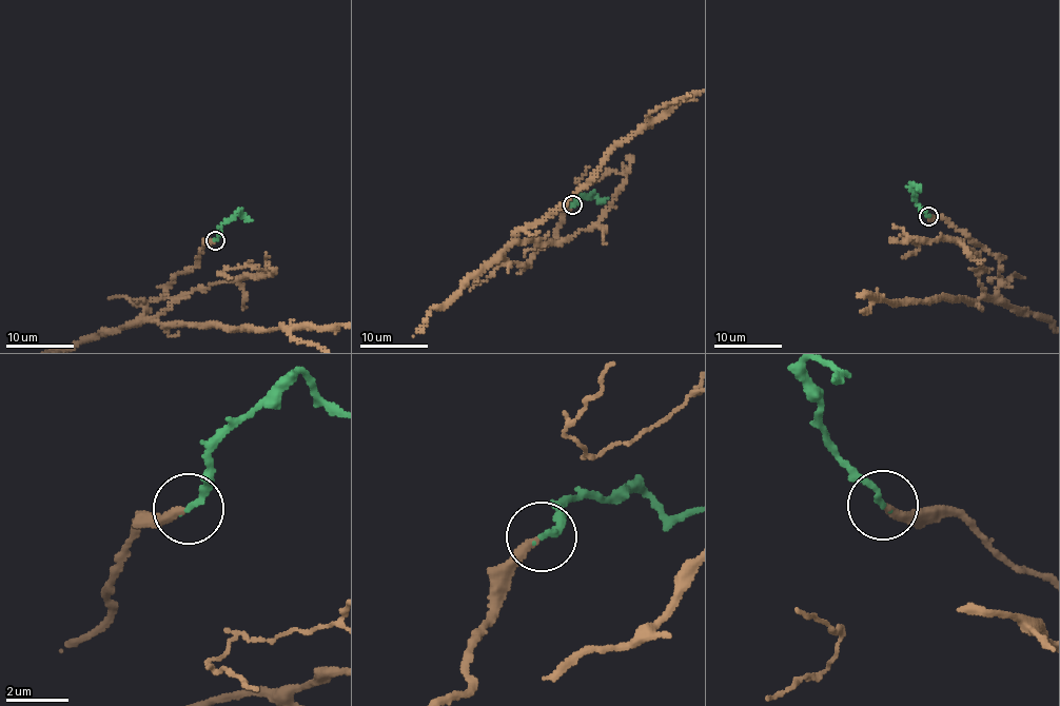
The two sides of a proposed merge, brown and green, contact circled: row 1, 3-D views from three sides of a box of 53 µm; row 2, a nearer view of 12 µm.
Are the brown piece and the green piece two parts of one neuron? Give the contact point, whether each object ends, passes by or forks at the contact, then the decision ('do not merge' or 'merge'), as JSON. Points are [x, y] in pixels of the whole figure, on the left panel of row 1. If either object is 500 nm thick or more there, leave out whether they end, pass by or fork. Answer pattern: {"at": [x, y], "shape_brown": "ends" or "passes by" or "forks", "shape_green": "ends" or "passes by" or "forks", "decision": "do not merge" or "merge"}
{"at": [215, 240], "shape_brown": "ends", "shape_green": "ends", "decision": "merge"}

